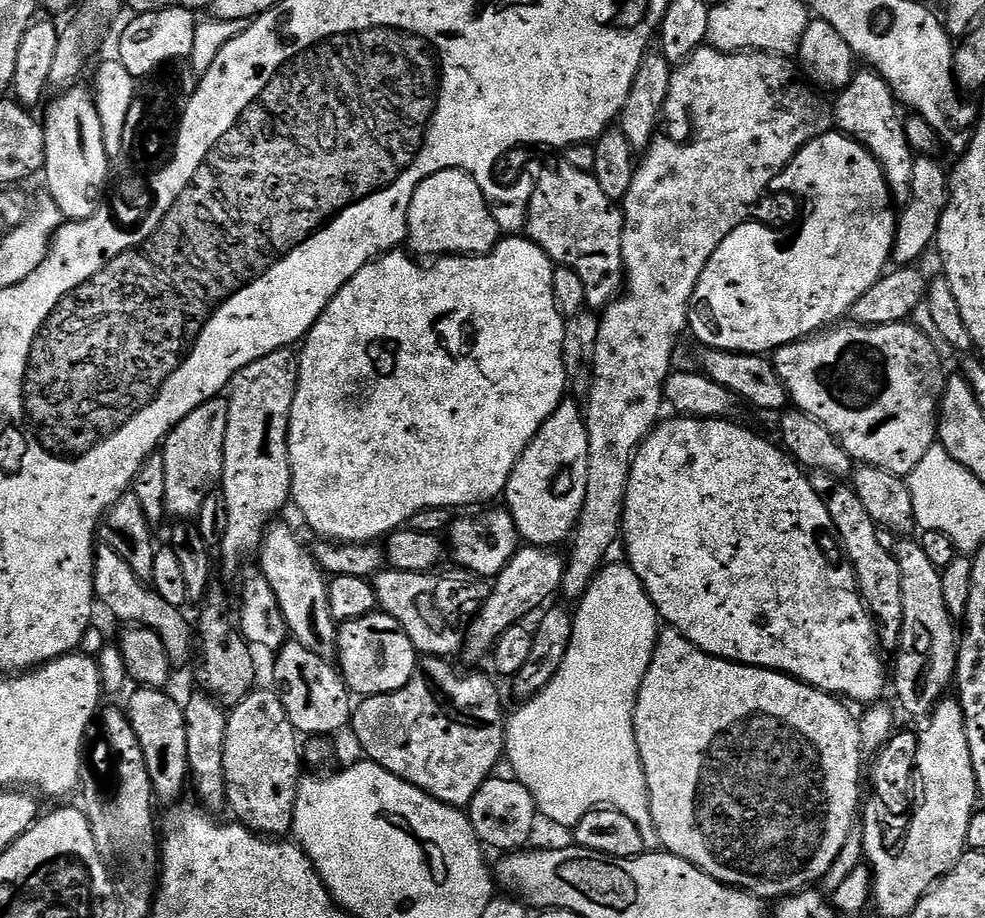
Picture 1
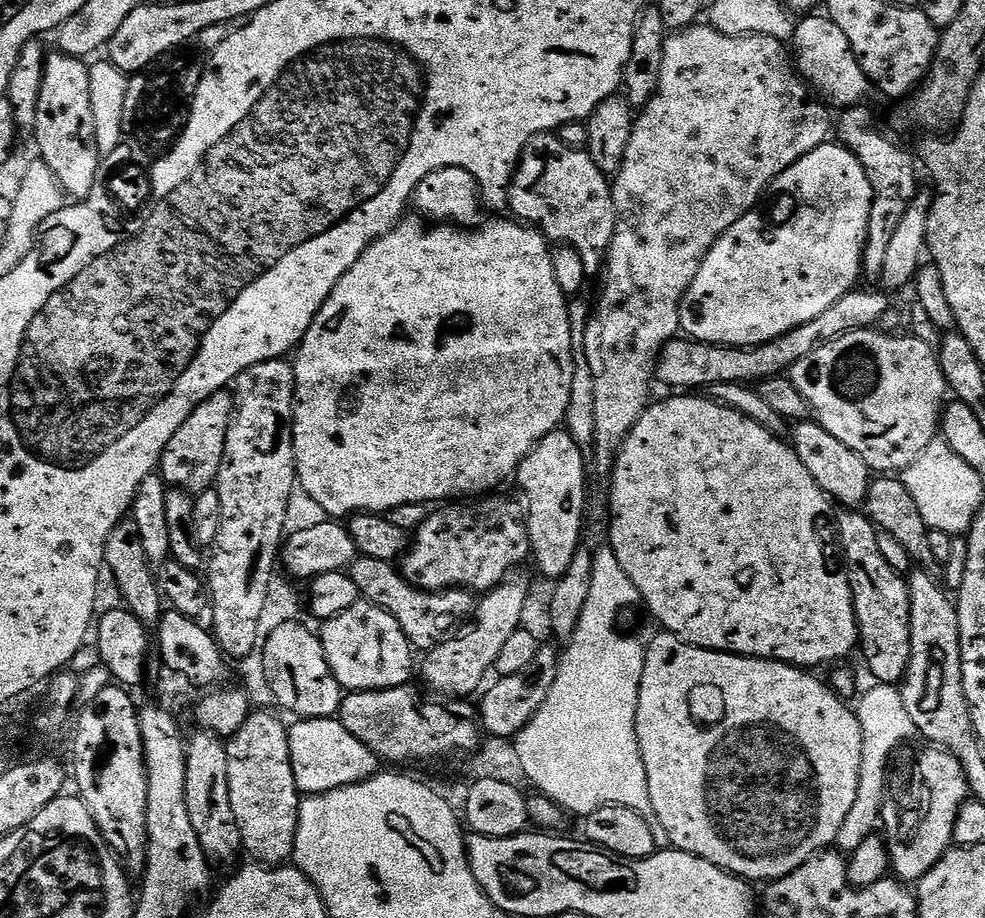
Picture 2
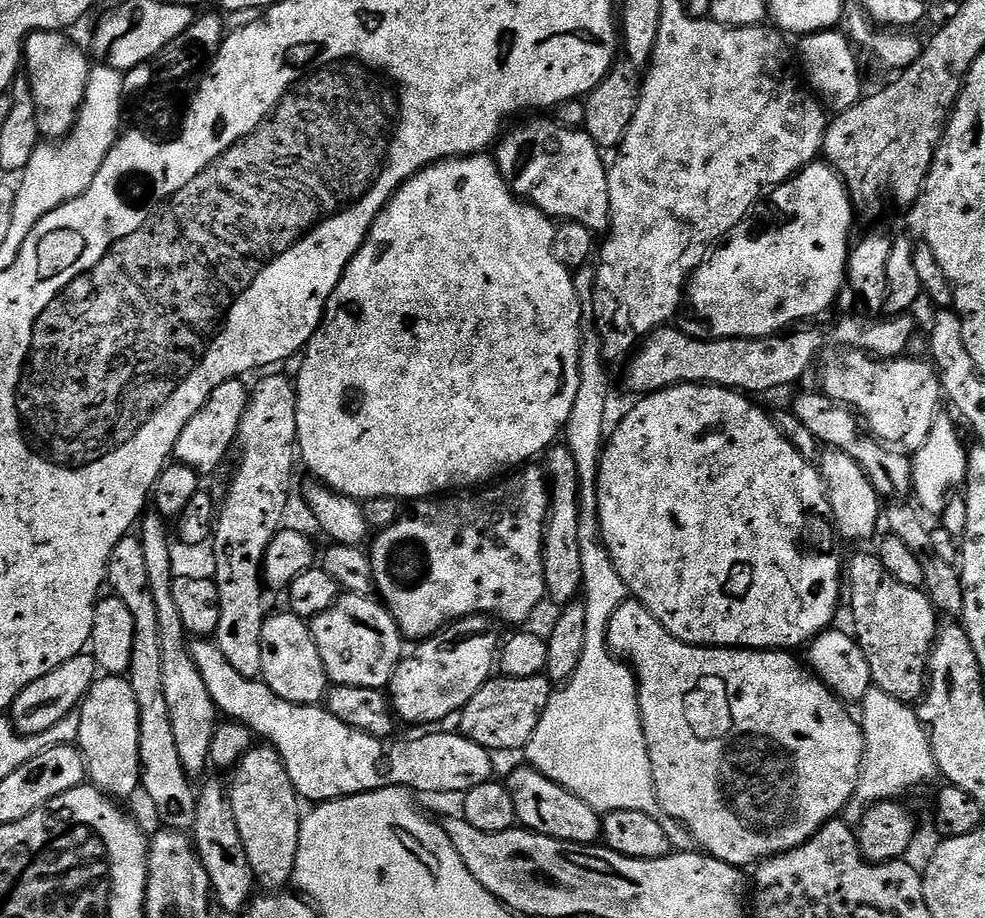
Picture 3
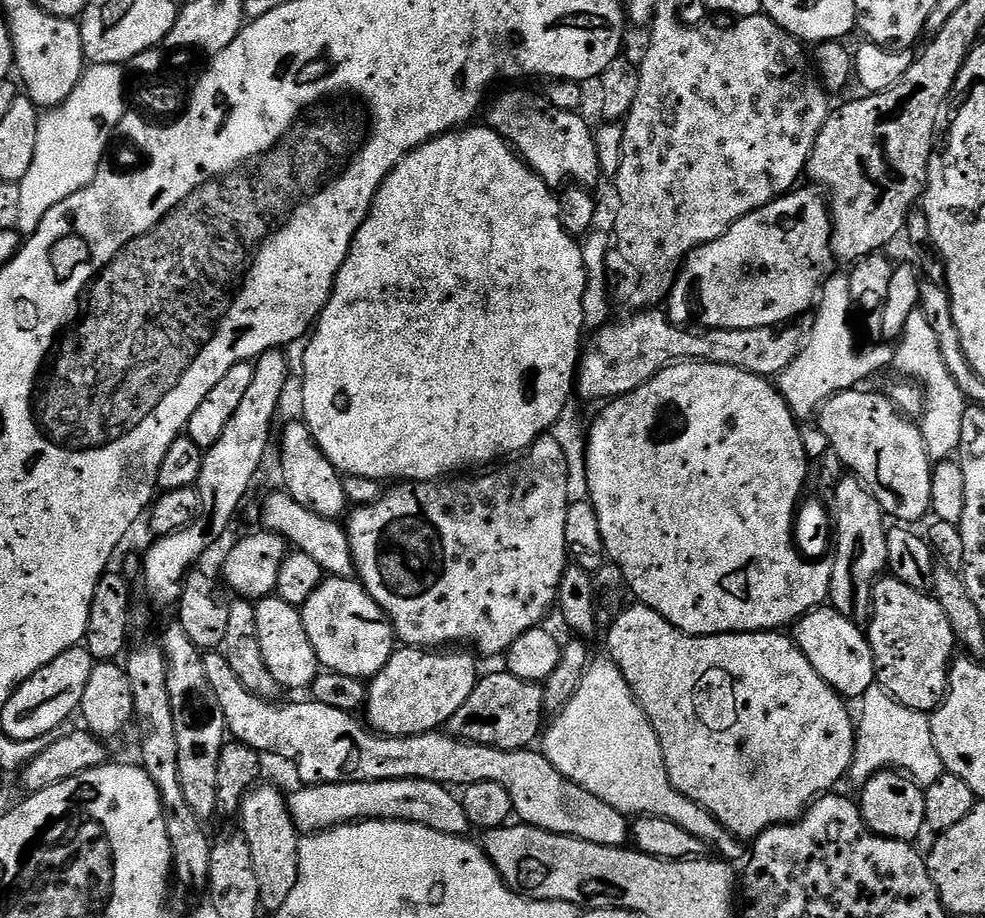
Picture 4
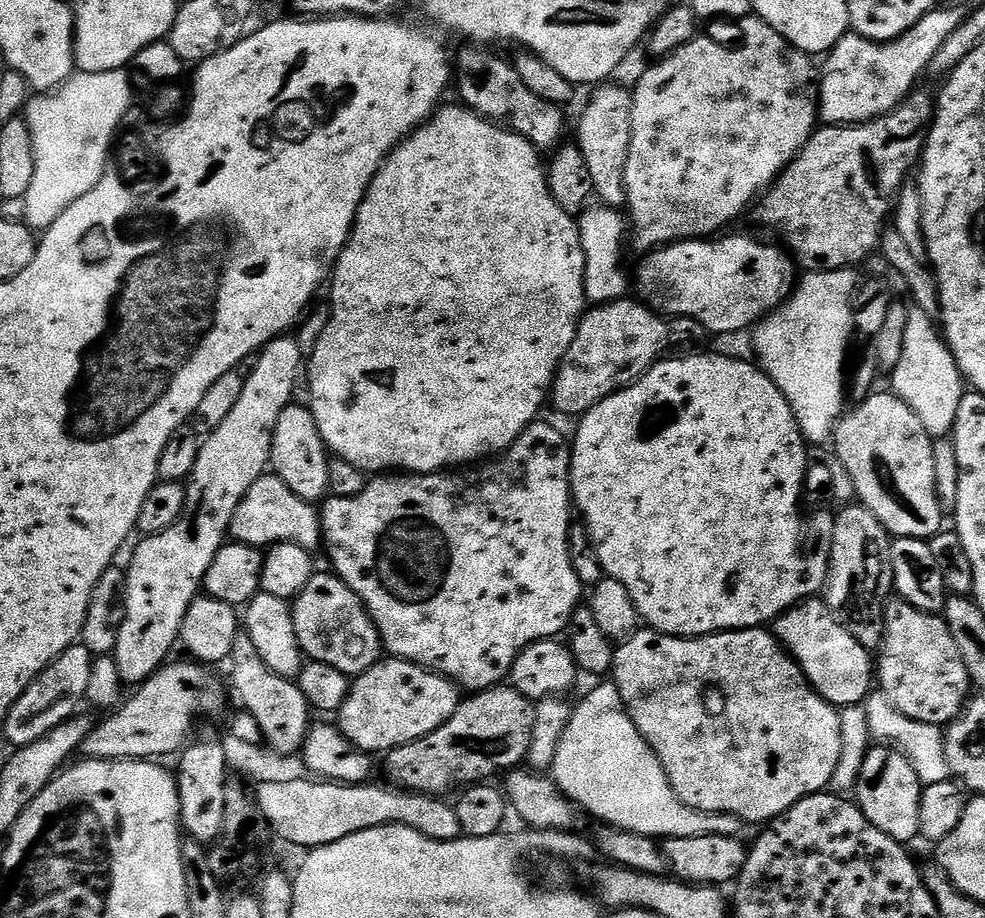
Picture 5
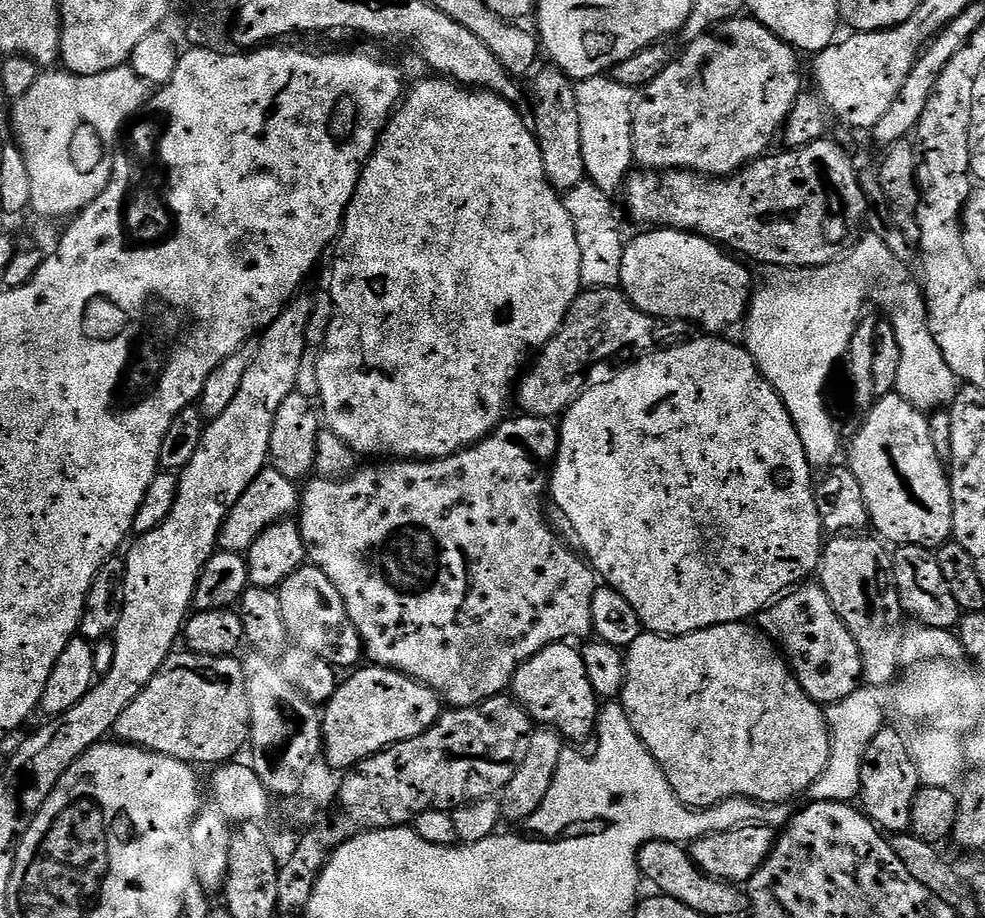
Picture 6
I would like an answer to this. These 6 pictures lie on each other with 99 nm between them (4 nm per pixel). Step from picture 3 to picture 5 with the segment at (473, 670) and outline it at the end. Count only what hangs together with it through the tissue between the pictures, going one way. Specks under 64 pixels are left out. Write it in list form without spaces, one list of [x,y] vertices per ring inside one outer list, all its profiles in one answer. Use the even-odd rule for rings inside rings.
[[[384,658],[351,681],[346,702],[338,713],[338,727],[341,734],[352,743],[353,749],[369,754],[387,754],[393,748],[438,730],[438,726],[452,717],[461,699],[461,689],[448,677],[433,672],[431,668],[423,668],[420,664],[411,664],[408,660]]]

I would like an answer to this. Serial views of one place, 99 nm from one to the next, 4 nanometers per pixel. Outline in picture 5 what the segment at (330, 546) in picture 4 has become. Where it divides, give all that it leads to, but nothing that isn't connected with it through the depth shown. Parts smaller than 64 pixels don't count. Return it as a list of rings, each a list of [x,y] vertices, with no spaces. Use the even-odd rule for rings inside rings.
[[[265,474],[254,482],[254,486],[250,486],[250,490],[246,490],[242,502],[238,502],[230,536],[235,543],[251,548],[264,550],[274,544],[297,544],[307,552],[315,553],[322,544],[320,513],[315,503],[298,498],[298,494],[294,494],[294,490],[290,490],[282,478]]]

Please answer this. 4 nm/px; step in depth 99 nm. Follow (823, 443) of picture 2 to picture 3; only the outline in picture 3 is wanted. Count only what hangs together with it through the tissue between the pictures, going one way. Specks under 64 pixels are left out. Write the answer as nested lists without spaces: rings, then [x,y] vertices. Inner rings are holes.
[[[825,447],[818,459],[818,476],[826,493],[826,503],[831,519],[836,519],[836,528],[844,540],[868,540],[882,524],[882,497],[876,493],[870,478],[846,454],[837,448]],[[825,488],[825,489],[824,489]],[[828,491],[828,496],[827,492]],[[881,504],[881,508],[880,508]]]

